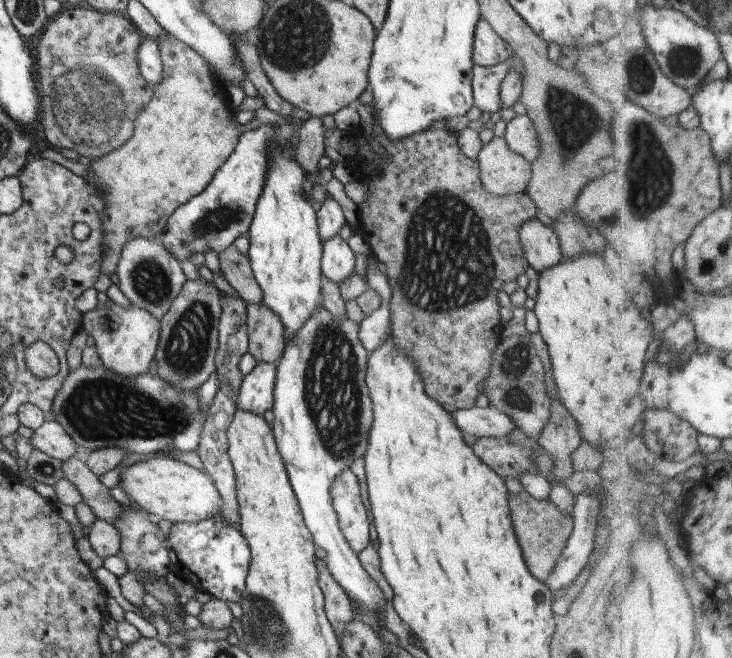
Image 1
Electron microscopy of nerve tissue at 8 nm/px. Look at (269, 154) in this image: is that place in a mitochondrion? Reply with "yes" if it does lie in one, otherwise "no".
no

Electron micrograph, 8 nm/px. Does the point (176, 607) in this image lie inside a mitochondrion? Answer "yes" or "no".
no

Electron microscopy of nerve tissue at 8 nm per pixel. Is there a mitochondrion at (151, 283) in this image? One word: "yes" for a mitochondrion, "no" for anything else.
yes

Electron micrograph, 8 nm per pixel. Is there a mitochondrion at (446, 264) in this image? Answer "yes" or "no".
yes

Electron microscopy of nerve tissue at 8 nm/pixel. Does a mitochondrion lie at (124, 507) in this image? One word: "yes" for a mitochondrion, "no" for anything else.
no

